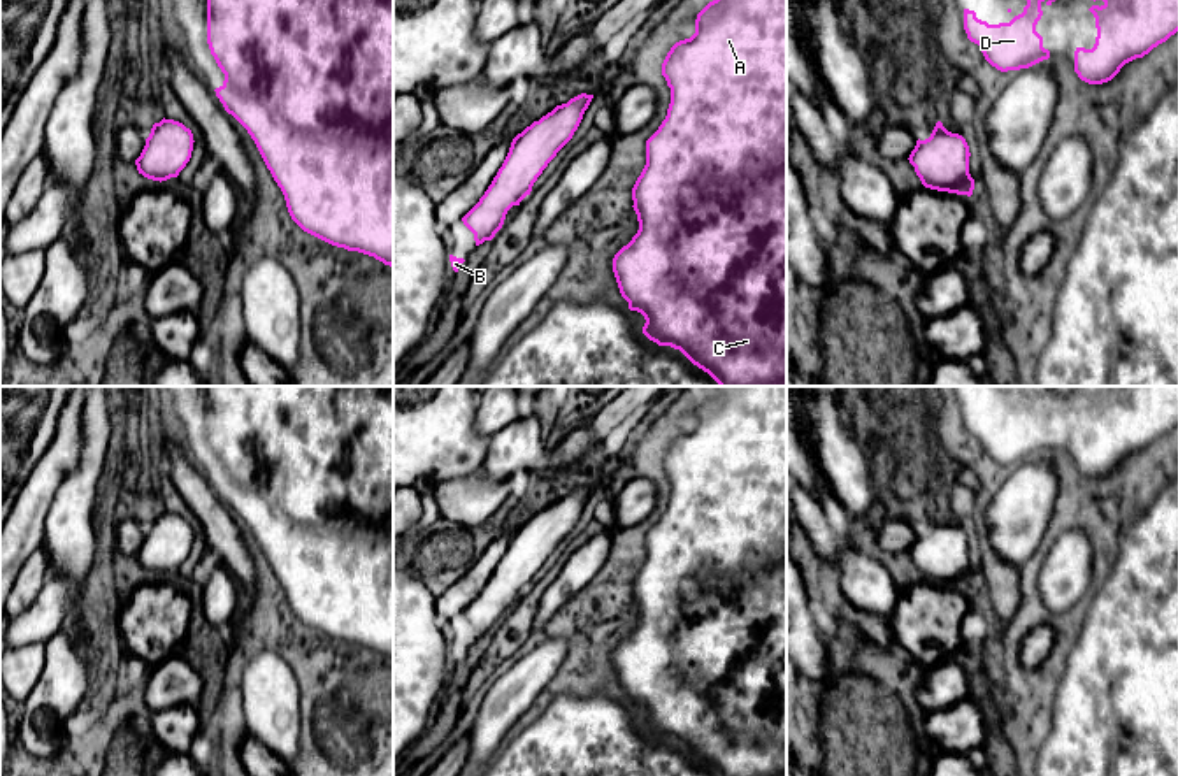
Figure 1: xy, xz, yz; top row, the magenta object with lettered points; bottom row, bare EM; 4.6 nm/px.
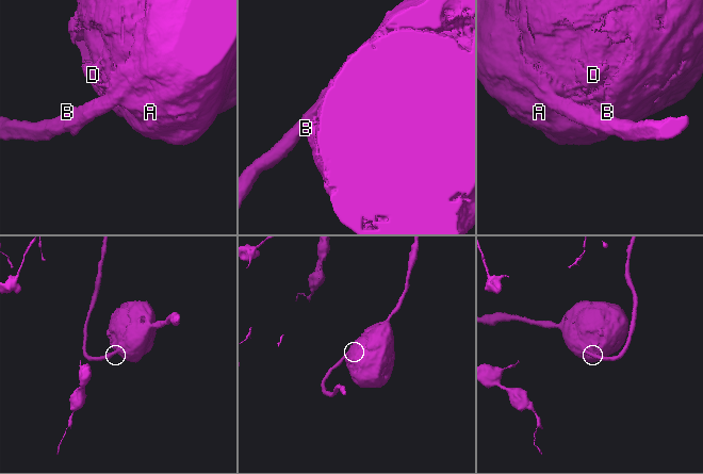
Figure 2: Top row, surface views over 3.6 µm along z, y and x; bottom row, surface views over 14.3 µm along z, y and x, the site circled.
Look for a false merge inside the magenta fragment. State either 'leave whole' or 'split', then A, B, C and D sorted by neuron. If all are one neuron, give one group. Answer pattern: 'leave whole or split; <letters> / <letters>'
leave whole; A B C D

